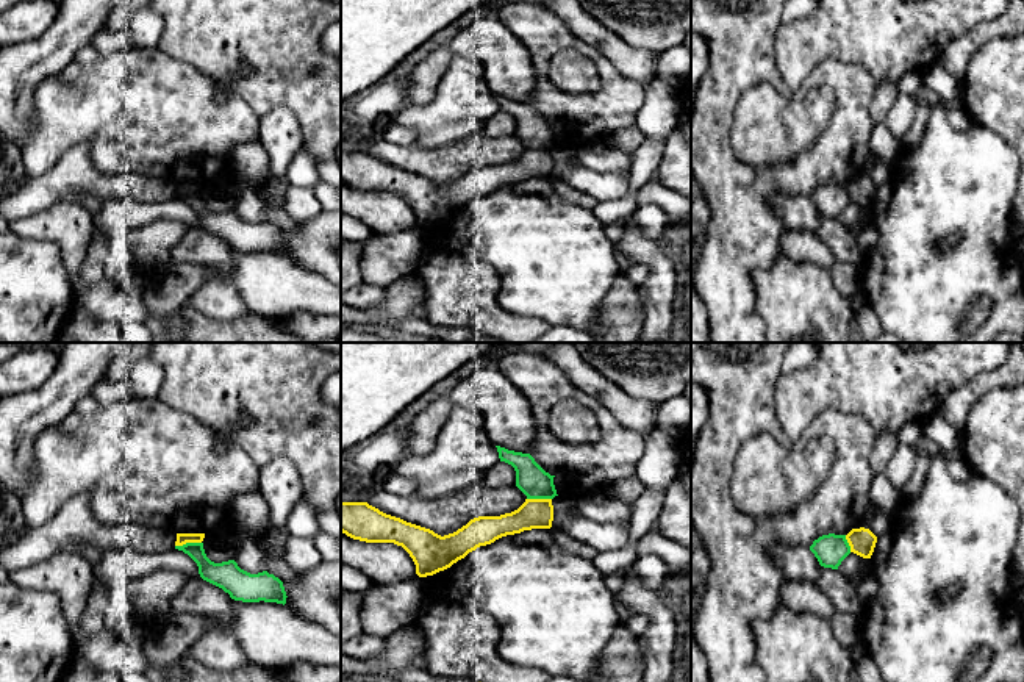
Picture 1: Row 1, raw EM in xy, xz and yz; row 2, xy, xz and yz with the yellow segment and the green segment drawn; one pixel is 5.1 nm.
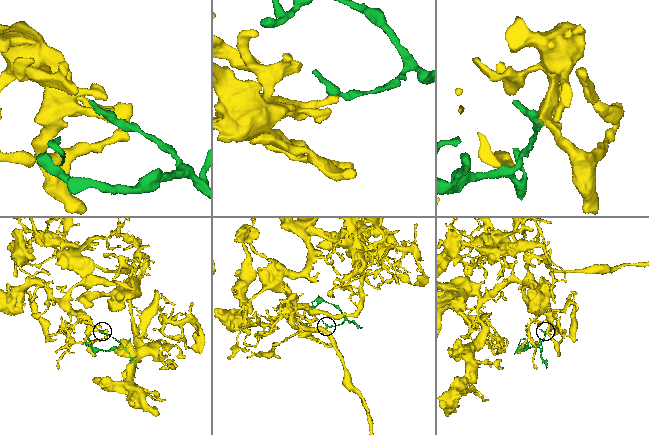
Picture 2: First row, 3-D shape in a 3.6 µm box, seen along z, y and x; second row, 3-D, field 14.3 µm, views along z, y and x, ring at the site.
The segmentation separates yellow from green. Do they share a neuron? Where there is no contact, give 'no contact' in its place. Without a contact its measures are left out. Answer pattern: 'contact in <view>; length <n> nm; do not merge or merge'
contact in xy; length 140 nm; do not merge

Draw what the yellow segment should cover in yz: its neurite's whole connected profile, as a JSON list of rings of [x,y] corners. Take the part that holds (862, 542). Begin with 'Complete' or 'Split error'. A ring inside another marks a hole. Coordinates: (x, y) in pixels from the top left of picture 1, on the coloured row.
Complete. [[[865,527],[860,529],[852,529],[847,535],[846,540],[850,546],[850,552],[863,557],[863,558],[871,558],[877,537]]]

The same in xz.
Complete. [[[525,499],[514,512],[500,516],[478,516],[449,535],[386,515],[367,502],[341,502],[341,532],[366,543],[402,546],[416,565],[419,577],[450,568],[480,546],[532,529],[550,529],[552,499]]]

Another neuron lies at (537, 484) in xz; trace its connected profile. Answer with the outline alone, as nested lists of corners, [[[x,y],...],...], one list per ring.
[[[496,446],[500,461],[511,465],[516,471],[516,486],[527,499],[553,499],[557,494],[553,477],[546,472],[530,454],[508,450]]]

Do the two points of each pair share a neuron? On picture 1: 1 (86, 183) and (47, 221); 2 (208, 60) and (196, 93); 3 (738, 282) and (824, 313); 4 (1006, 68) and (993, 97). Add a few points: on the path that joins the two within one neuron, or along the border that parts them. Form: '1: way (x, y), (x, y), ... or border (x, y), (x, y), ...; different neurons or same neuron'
1: border (69, 199), (77, 201); different neurons
2: border (171, 55), (208, 75), (219, 100), (235, 93); different neurons
3: border (777, 258), (752, 272), (755, 312), (765, 324); different neurons
4: way (1006, 75), (1006, 85), (1001, 89); same neuron

